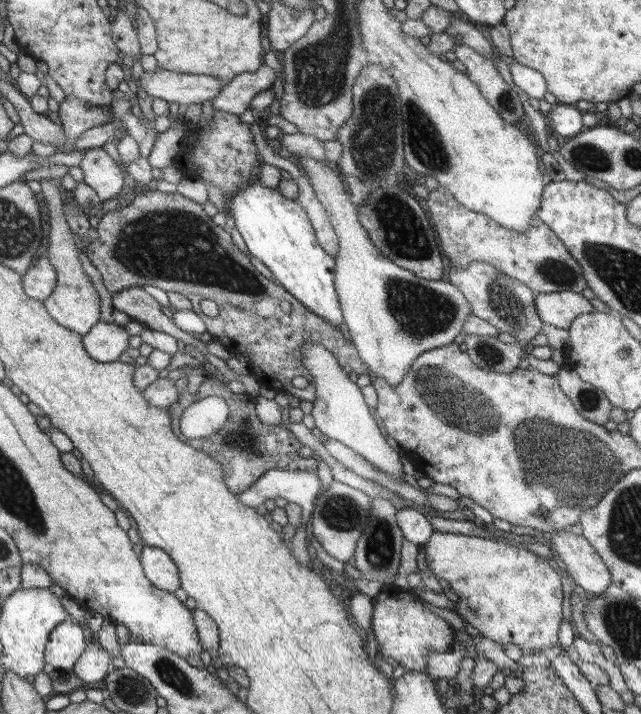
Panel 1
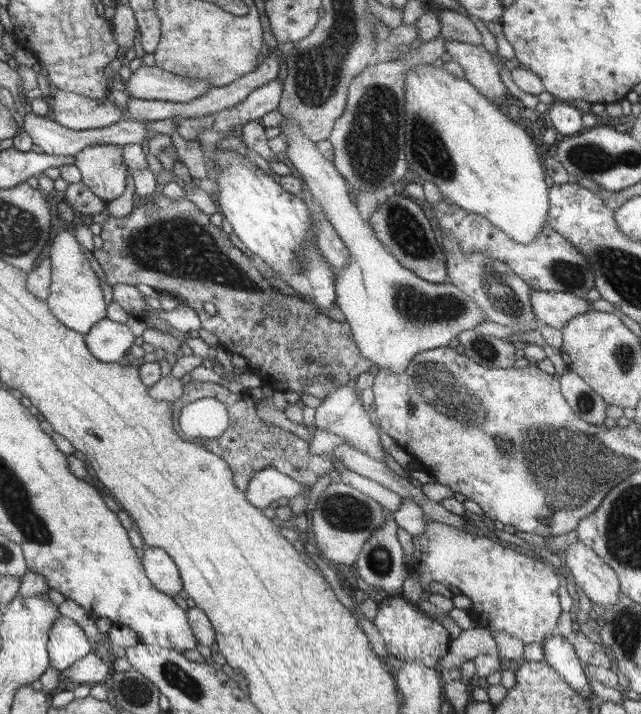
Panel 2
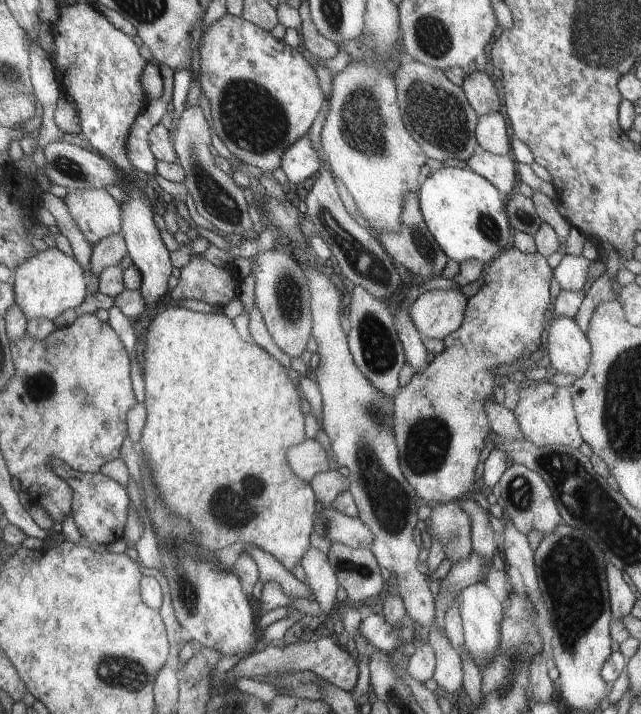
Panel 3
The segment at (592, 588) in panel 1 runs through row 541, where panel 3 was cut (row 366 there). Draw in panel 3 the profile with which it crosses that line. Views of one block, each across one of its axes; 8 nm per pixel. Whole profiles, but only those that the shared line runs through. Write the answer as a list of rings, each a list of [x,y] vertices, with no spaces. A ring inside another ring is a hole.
[[[558,316],[548,328],[548,356],[553,372],[582,378],[589,367],[593,346],[573,318]]]

